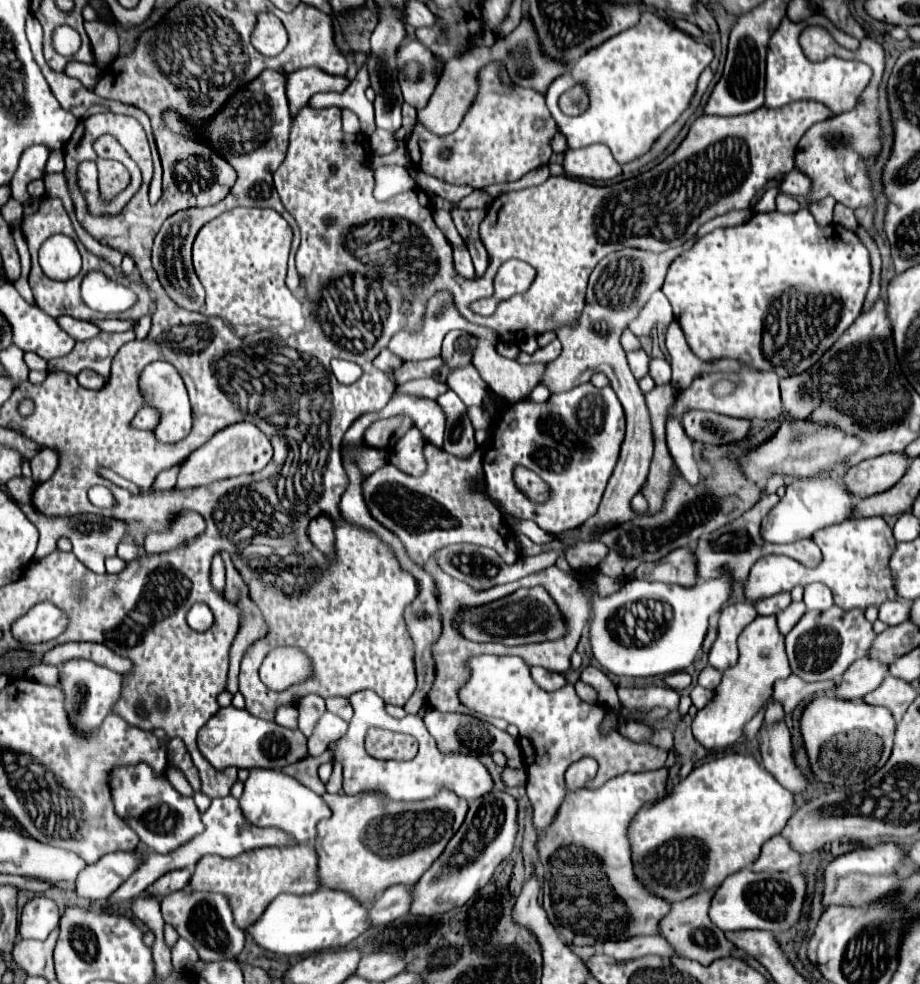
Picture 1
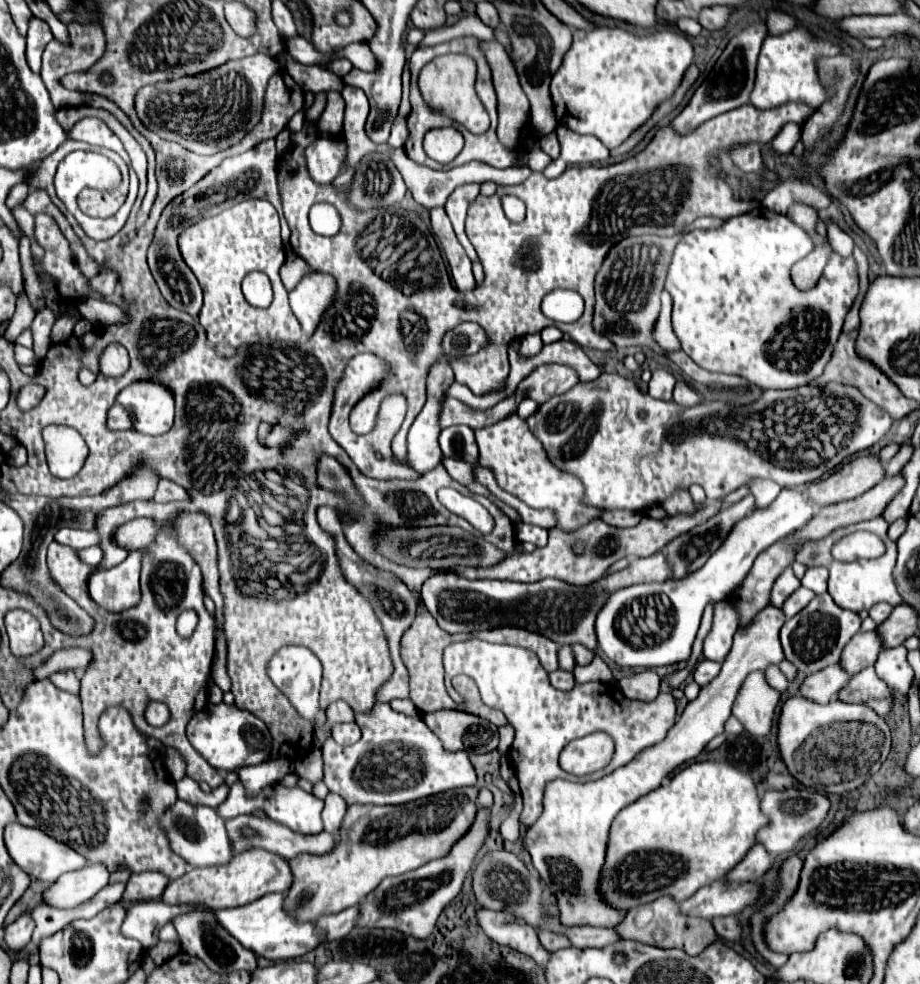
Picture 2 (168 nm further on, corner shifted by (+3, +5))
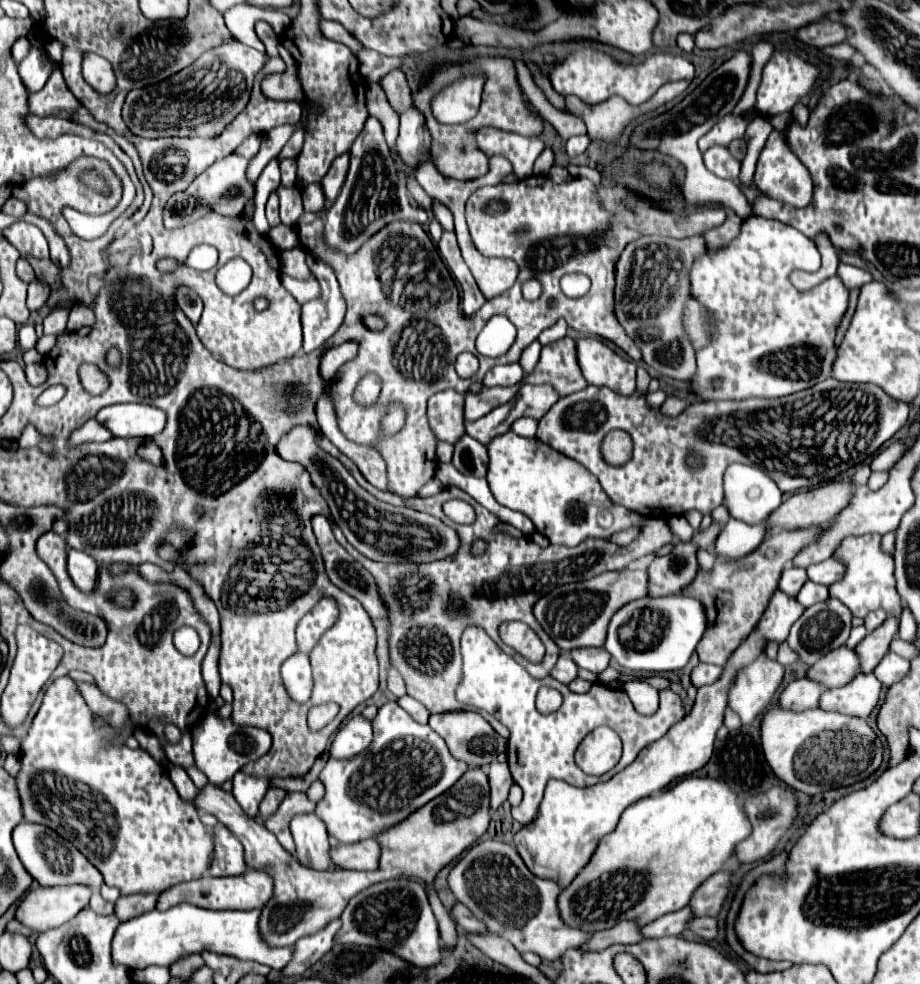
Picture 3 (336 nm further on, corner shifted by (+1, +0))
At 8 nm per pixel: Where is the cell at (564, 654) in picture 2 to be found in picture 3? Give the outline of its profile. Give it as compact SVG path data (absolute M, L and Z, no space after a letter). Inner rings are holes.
M560 651L560 659L554 665L554 669L552 669L550 675L554 679L558 679L560 683L570 683L572 679L578 677L578 667L576 667L576 663L572 661L572 657L566 651Z

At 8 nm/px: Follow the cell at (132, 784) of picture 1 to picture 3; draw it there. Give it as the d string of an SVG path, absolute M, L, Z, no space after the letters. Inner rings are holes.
M216 825L210 831L214 839L214 851L208 873L212 877L228 877L228 875L244 873L246 863L242 857L240 841L224 825Z

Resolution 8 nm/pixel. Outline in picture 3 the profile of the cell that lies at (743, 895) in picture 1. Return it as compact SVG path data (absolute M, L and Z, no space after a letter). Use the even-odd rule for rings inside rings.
M684 907L676 913L668 913L648 925L642 927L642 935L646 939L650 937L664 937L664 935L680 935L684 929L688 929L690 921L692 921L694 913L692 913L692 907Z

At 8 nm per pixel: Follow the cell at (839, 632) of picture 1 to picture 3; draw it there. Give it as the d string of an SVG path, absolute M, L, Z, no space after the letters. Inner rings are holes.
M826 599L822 603L816 603L812 607L808 607L800 619L792 625L790 635L788 635L788 645L792 645L792 651L796 651L796 655L800 657L802 663L806 663L808 667L812 667L812 663L816 663L820 657L824 657L828 651L834 651L838 647L842 647L850 635L852 629L852 613L850 609L840 603L838 599Z

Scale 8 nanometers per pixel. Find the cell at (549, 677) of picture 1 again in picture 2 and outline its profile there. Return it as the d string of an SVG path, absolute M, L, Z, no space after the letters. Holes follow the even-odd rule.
M558 668L558 670L550 672L548 676L550 676L552 686L558 688L558 690L572 690L576 686L576 678L574 678L572 672L566 672L566 670L560 670Z

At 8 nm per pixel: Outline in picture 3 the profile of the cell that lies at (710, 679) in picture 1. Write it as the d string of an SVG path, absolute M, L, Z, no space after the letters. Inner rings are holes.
M700 663L700 665L692 671L692 685L694 685L694 687L712 685L712 683L720 677L720 673L722 673L722 667Z

